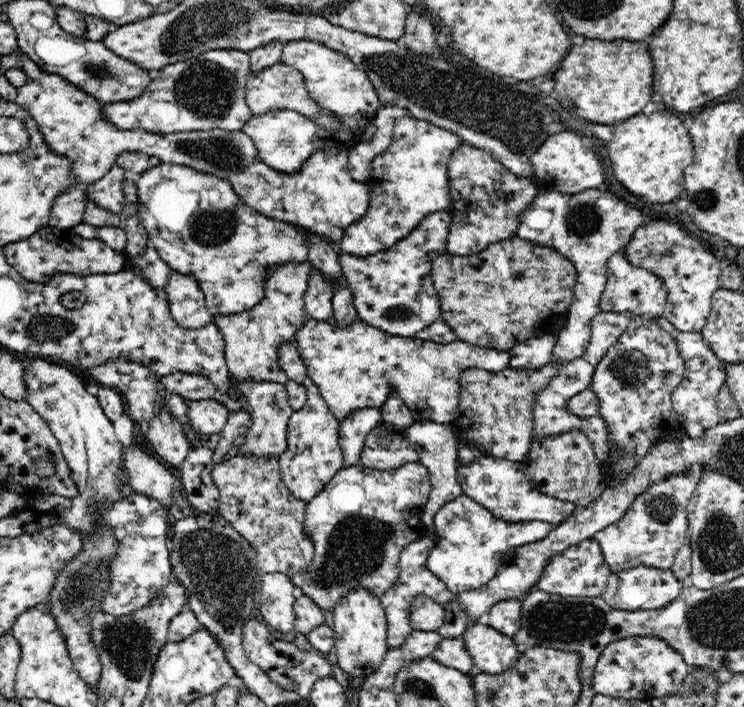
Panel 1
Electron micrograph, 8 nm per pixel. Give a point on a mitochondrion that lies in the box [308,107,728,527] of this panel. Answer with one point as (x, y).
(630, 368)

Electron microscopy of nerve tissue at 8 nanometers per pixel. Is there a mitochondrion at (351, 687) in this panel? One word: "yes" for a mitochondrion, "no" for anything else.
no

